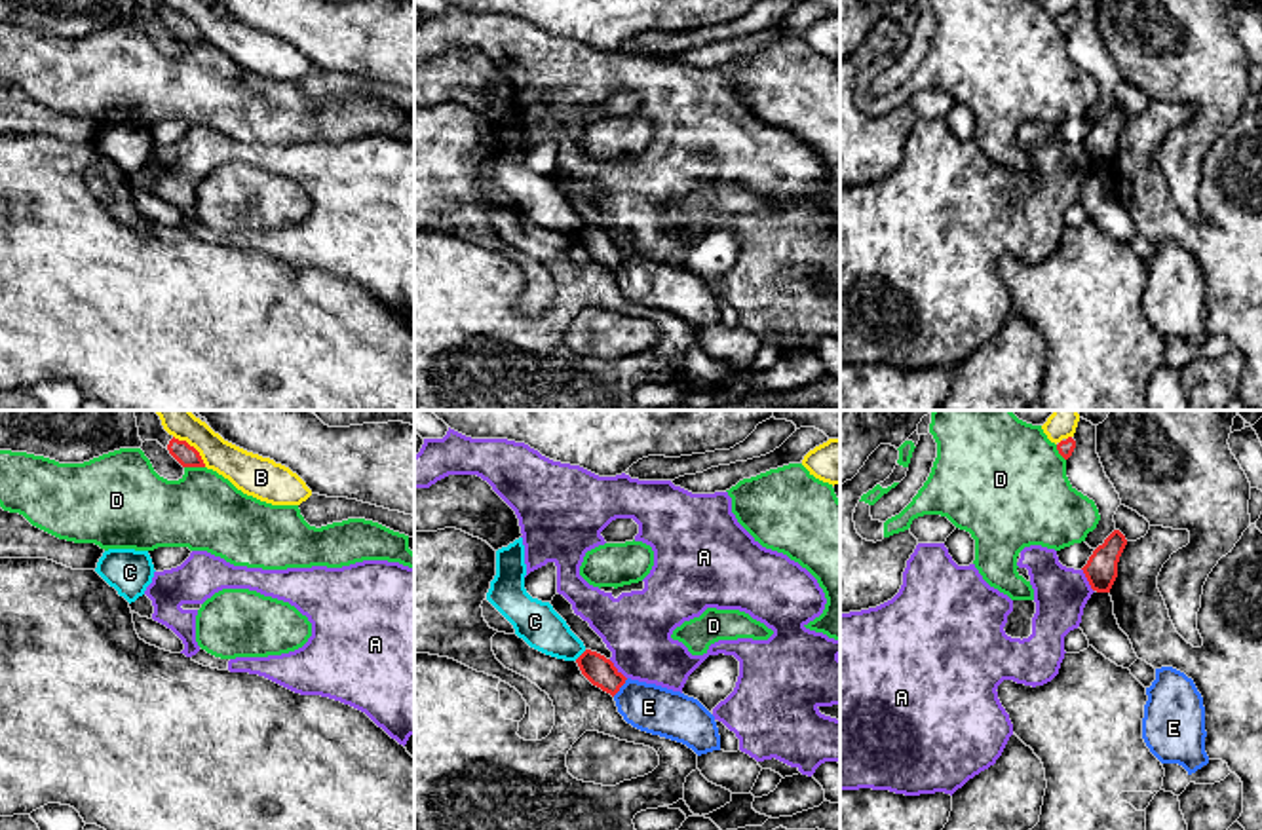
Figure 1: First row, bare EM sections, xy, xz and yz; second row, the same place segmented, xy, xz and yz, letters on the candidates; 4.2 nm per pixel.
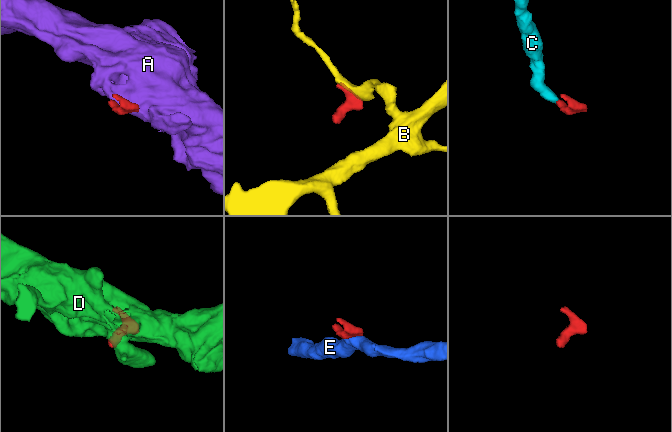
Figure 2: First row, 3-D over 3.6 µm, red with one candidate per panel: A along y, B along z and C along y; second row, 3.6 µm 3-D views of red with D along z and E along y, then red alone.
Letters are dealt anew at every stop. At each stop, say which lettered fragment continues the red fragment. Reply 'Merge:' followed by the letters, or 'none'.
Merge: none

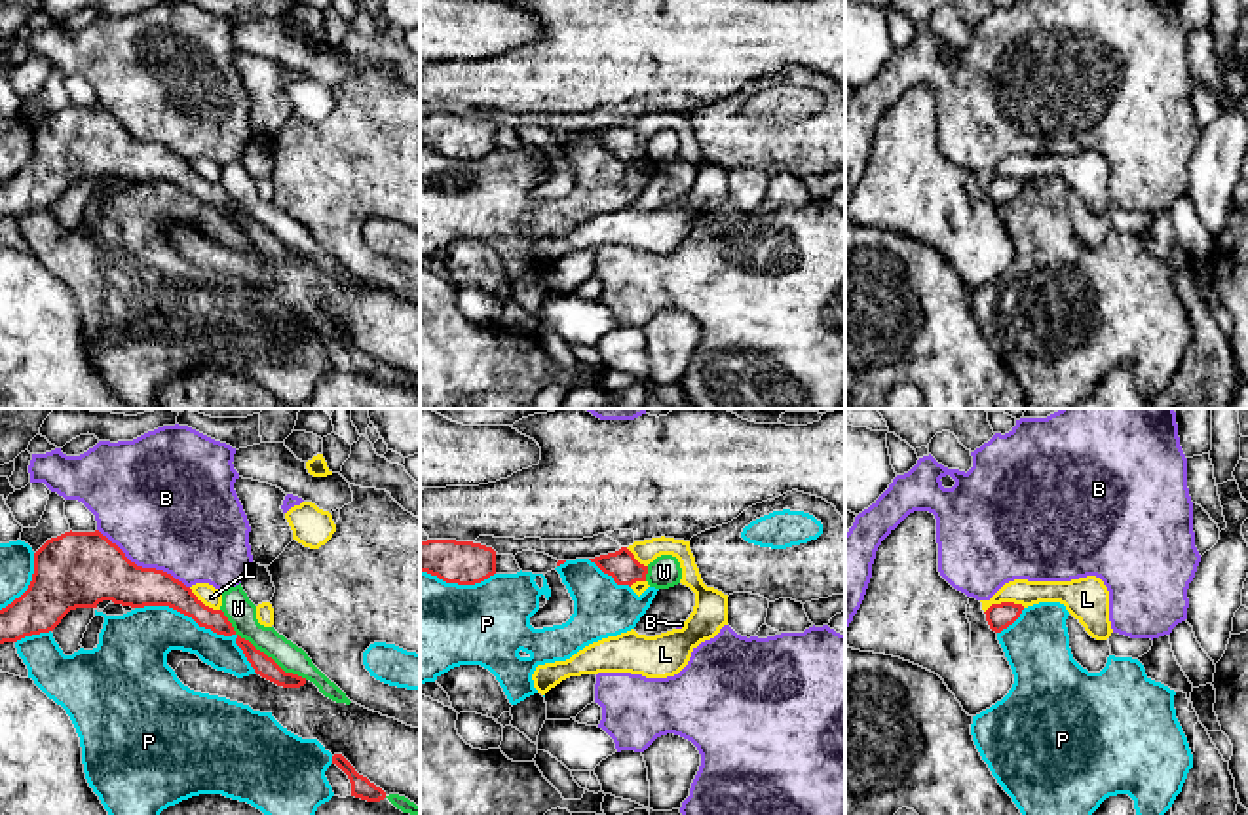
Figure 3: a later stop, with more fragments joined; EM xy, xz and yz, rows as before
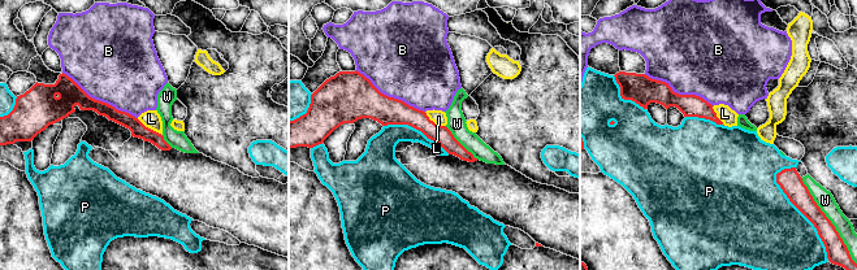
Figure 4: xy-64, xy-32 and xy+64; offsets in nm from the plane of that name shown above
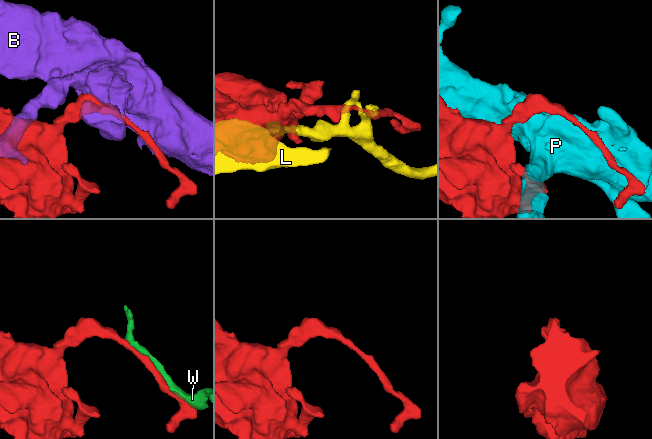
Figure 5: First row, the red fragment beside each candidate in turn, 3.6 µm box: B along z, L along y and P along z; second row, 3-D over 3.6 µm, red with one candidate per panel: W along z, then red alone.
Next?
Merge: none

